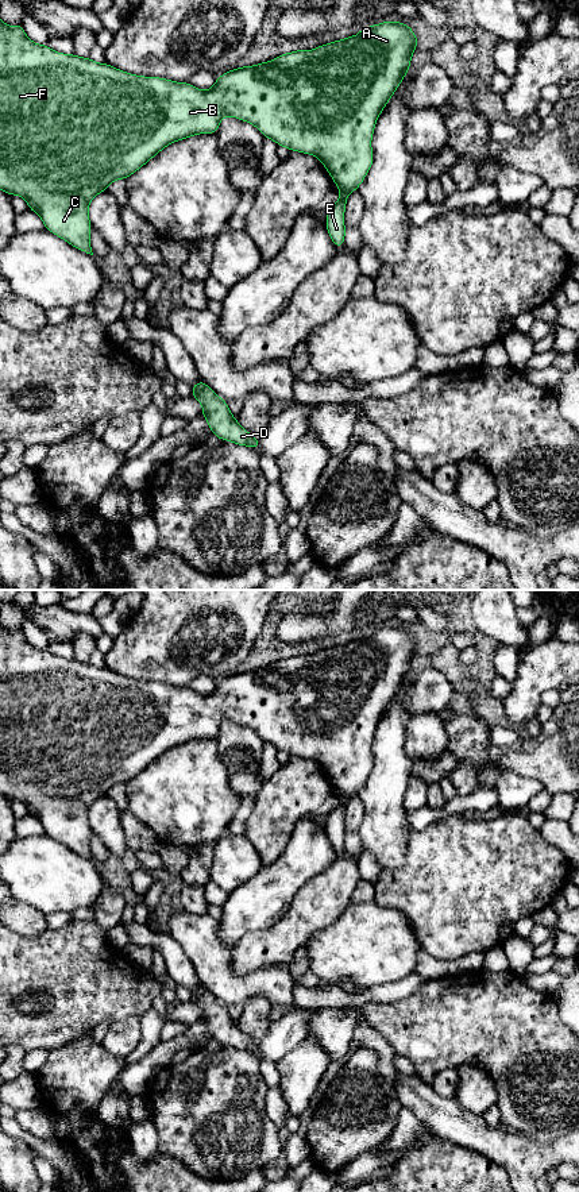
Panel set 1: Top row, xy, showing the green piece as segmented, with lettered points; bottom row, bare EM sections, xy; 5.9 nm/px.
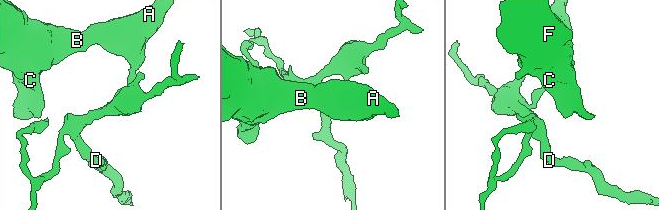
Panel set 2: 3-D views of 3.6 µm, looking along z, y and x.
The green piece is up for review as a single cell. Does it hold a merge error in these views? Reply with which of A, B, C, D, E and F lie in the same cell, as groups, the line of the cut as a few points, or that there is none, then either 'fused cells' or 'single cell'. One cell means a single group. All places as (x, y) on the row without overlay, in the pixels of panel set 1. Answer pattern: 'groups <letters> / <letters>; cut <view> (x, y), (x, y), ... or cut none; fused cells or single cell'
groups A B C F / D E; cut xy (340, 795), (347, 799); fused cells

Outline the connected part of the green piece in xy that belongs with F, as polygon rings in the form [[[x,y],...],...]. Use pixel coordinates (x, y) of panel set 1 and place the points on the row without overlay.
[[[0,624],[0,795],[8,798],[9,801],[22,801],[28,809],[28,814],[35,817],[42,823],[46,834],[63,844],[77,855],[93,860],[89,845],[89,840],[93,833],[89,826],[89,807],[97,799],[107,795],[107,792],[115,784],[127,784],[166,751],[200,738],[216,738],[221,724],[225,721],[232,721],[242,726],[251,728],[263,738],[265,742],[274,745],[278,751],[286,752],[290,756],[298,756],[317,761],[332,782],[339,795],[350,799],[358,795],[373,771],[374,760],[371,744],[374,740],[375,728],[385,714],[387,706],[393,702],[397,693],[401,690],[402,684],[409,676],[412,660],[416,656],[417,648],[418,644],[408,629],[386,625],[383,628],[362,633],[355,641],[347,641],[344,644],[325,648],[313,655],[296,655],[292,657],[285,657],[273,666],[266,666],[252,671],[240,671],[238,674],[225,676],[216,683],[216,687],[211,694],[202,695],[189,687],[177,687],[154,680],[136,680],[123,676],[108,668],[94,667],[89,661],[84,663],[76,659],[62,659],[54,656],[47,649],[38,649],[32,647],[26,640],[23,629],[12,632]]]

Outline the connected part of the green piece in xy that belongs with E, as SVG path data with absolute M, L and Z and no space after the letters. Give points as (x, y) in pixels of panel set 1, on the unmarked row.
M346 796L339 798L339 805L329 813L325 825L325 833L336 853L344 850L346 829L344 817L348 799Z

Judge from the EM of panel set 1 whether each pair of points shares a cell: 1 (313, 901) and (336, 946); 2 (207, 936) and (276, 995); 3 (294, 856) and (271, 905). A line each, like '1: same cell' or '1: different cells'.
1: different cells
2: same cell
3: same cell

